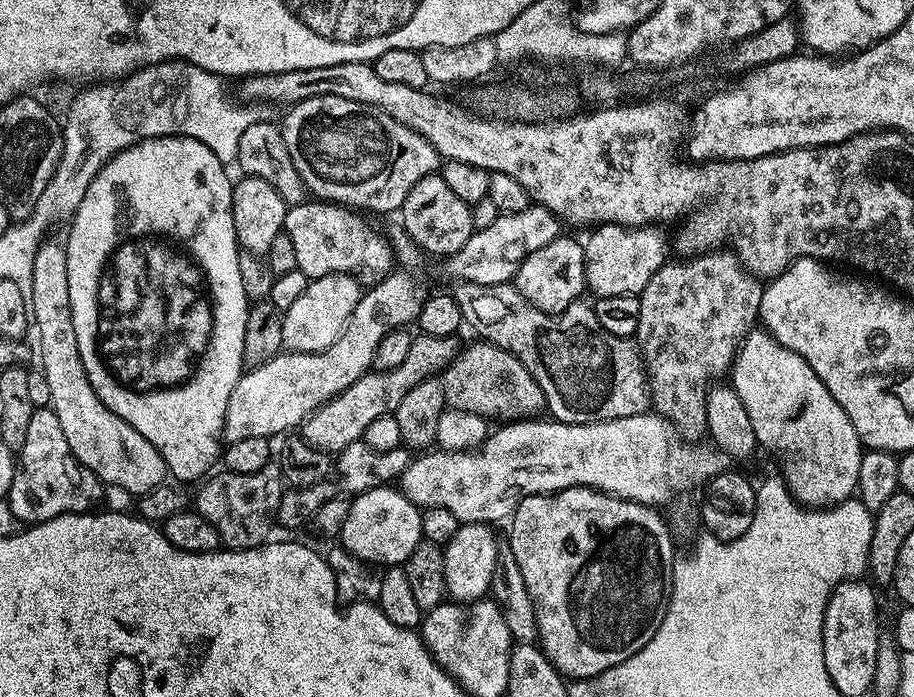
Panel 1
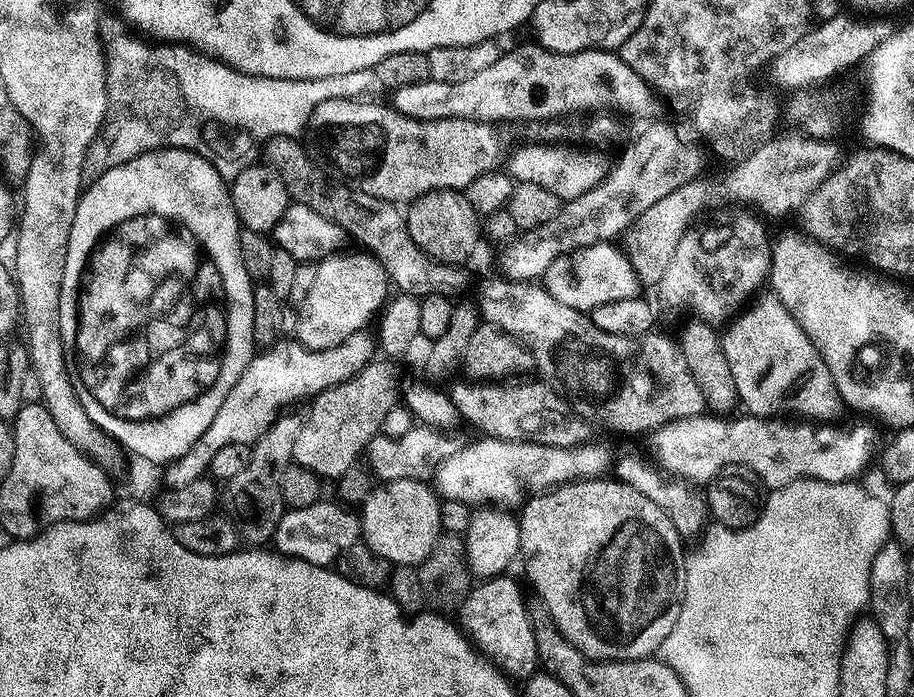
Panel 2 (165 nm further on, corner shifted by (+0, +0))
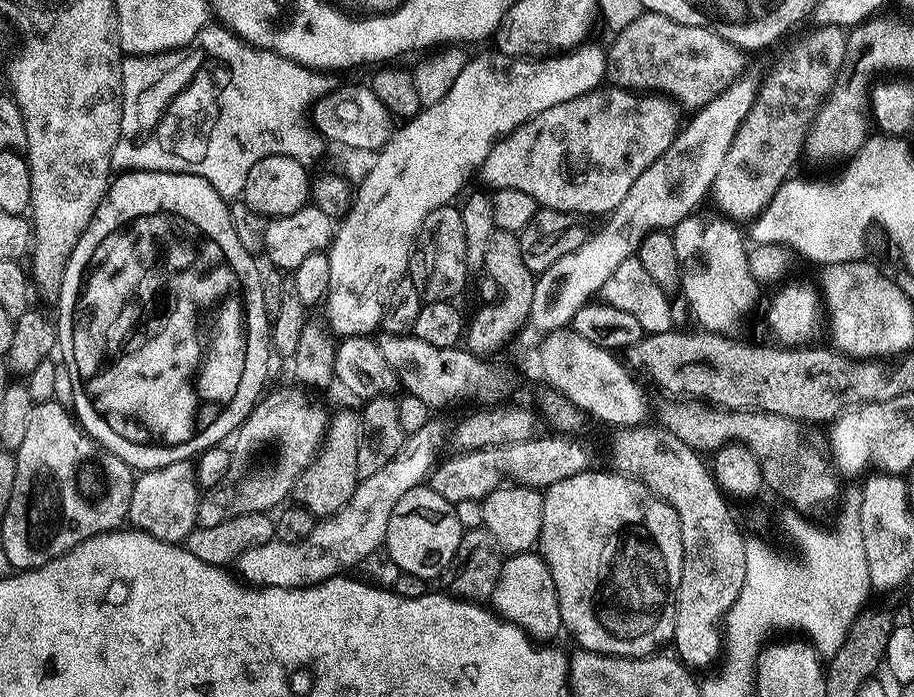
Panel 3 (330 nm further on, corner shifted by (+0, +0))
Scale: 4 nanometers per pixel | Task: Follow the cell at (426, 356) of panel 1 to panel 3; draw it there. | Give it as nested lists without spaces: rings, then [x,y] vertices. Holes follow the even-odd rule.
[[[340,412],[328,421],[328,431],[316,458],[309,462],[296,480],[294,500],[301,508],[309,508],[313,516],[333,516],[354,494],[358,483],[358,442],[360,441],[360,413]]]

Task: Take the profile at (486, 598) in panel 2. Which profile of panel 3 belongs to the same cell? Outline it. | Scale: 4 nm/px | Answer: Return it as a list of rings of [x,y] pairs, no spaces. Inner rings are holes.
[[[535,551],[518,552],[509,555],[500,565],[498,582],[494,586],[494,594],[490,601],[497,616],[508,623],[518,626],[536,642],[552,642],[556,635],[562,632],[562,614],[558,610],[558,590],[554,590],[554,578],[546,566],[544,557]]]

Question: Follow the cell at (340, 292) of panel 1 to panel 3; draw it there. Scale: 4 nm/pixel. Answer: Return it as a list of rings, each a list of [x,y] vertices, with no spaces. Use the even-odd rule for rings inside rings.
[[[586,42],[580,47],[576,47],[572,51],[566,51],[559,54],[545,55],[543,58],[517,58],[514,56],[505,56],[499,50],[492,52],[484,52],[481,56],[473,55],[468,61],[468,65],[462,70],[462,74],[458,74],[457,81],[454,86],[450,86],[450,90],[446,90],[446,98],[442,98],[438,102],[421,107],[417,116],[405,119],[404,124],[395,129],[392,133],[391,140],[375,153],[376,161],[372,164],[372,169],[354,192],[354,201],[352,211],[339,223],[335,236],[332,237],[332,245],[327,250],[328,261],[330,262],[330,290],[326,297],[326,305],[328,304],[328,320],[326,324],[329,329],[337,337],[346,336],[368,336],[372,334],[375,328],[379,329],[384,323],[384,309],[388,306],[388,299],[392,296],[392,289],[396,287],[401,278],[409,271],[410,265],[414,259],[414,249],[416,247],[416,238],[420,235],[420,227],[424,224],[424,220],[434,210],[438,210],[443,204],[452,204],[455,196],[464,188],[464,183],[468,180],[468,172],[475,173],[480,165],[484,163],[485,158],[490,154],[493,144],[502,136],[508,136],[518,126],[522,126],[526,122],[530,122],[530,118],[534,118],[538,114],[542,114],[542,110],[550,110],[550,106],[558,106],[562,102],[570,102],[574,98],[578,98],[587,92],[593,92],[594,89],[601,87],[605,83],[606,73],[609,71],[609,57],[606,55],[605,49],[600,49],[593,42]]]

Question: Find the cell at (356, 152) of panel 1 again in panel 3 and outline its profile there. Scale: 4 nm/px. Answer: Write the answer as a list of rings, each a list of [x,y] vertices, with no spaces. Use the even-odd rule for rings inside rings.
[[[601,86],[593,92],[582,94],[570,102],[542,110],[530,122],[518,126],[508,136],[493,144],[490,154],[478,169],[489,189],[513,188],[530,194],[540,208],[553,208],[603,217],[611,214],[630,194],[638,174],[657,160],[671,146],[678,131],[673,101],[659,94],[637,94],[617,86]]]

